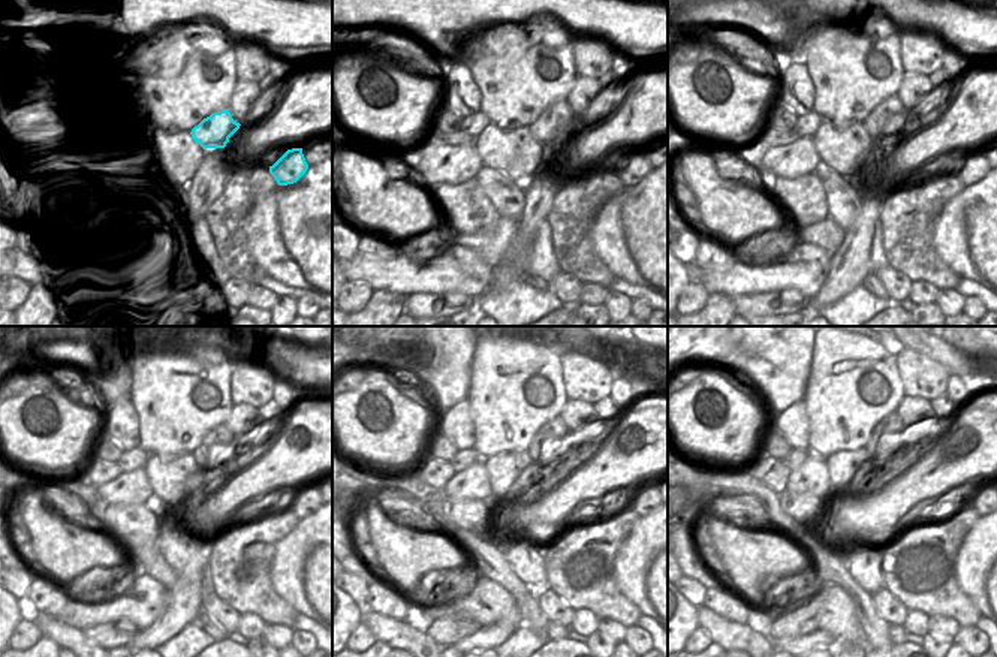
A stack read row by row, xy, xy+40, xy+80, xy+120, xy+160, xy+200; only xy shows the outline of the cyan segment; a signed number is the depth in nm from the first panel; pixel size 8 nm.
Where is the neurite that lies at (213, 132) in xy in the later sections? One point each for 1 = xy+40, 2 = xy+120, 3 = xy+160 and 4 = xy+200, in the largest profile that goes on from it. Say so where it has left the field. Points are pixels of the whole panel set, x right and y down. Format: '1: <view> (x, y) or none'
1: xy+40 (556, 121)
2: xy+120 (222, 434)
3: xy+160 (556, 427)
4: xy+200 (891, 424)

